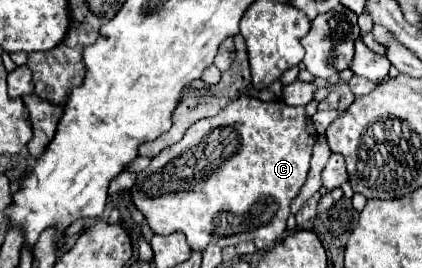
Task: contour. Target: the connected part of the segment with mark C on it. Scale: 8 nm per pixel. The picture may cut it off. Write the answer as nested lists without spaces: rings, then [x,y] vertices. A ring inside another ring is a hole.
[[[242,94],[214,118],[192,124],[180,142],[154,156],[150,166],[138,174],[136,184],[130,188],[130,196],[154,234],[172,234],[180,230],[190,248],[198,248],[200,252],[208,244],[226,248],[240,242],[254,242],[258,250],[266,250],[286,230],[290,202],[298,196],[310,170],[314,142],[316,128],[304,106],[288,106],[282,100],[262,102]]]

